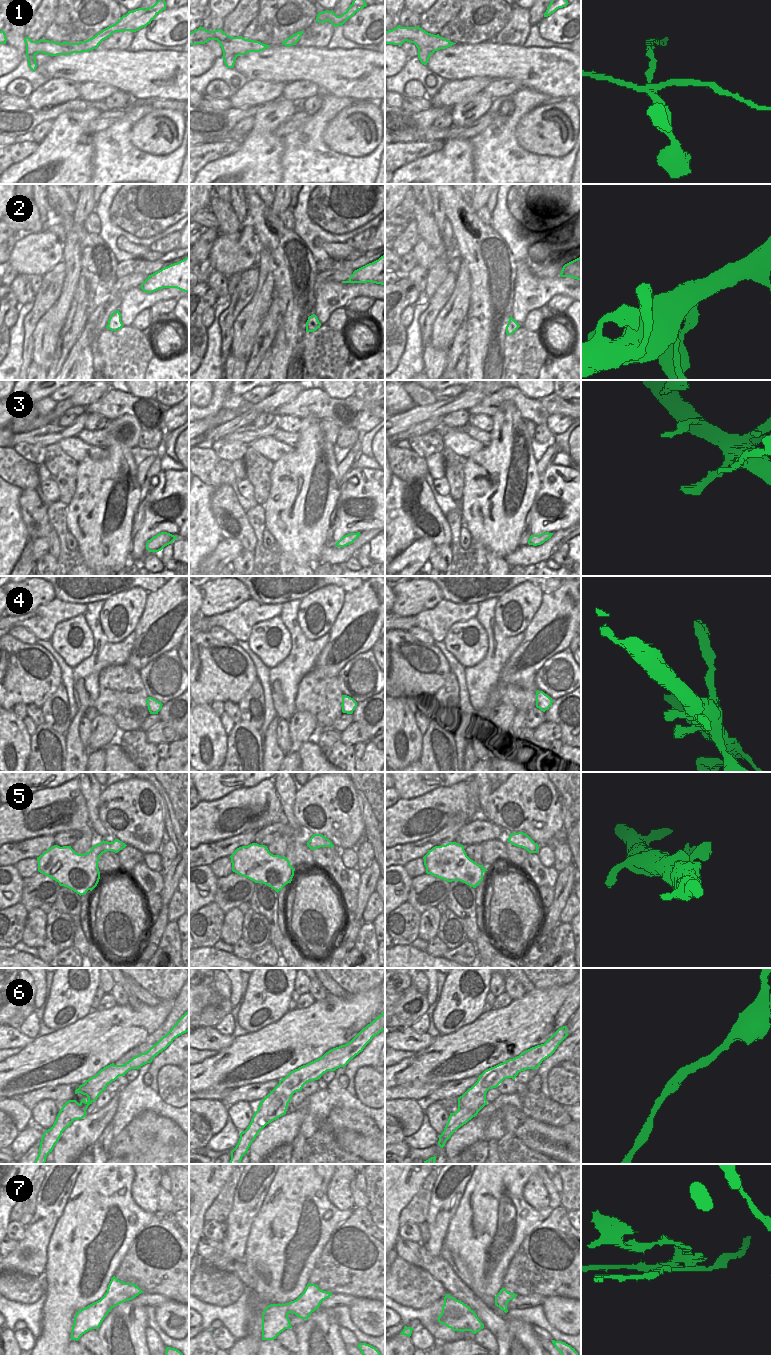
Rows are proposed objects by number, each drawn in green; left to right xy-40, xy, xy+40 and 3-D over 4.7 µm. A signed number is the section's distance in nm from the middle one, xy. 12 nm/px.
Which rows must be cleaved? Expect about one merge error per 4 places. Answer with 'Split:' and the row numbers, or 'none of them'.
Split: 1, 7

